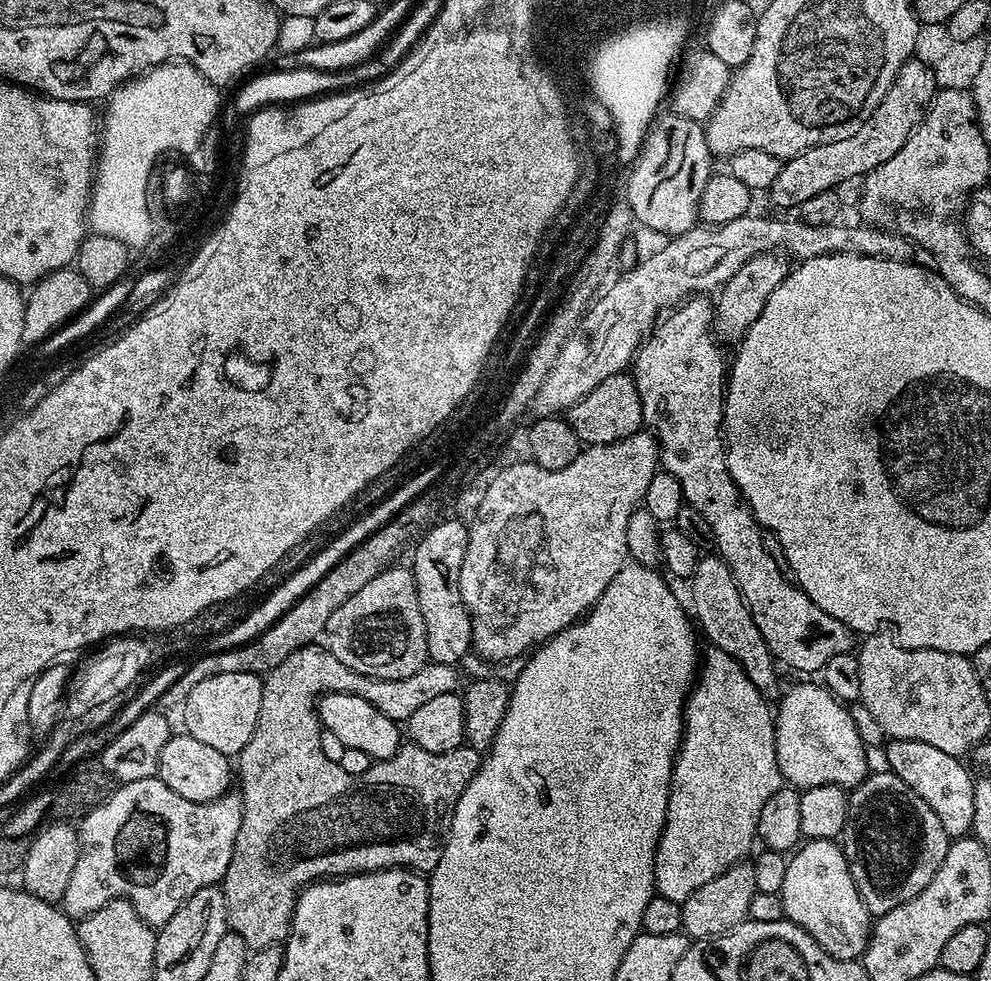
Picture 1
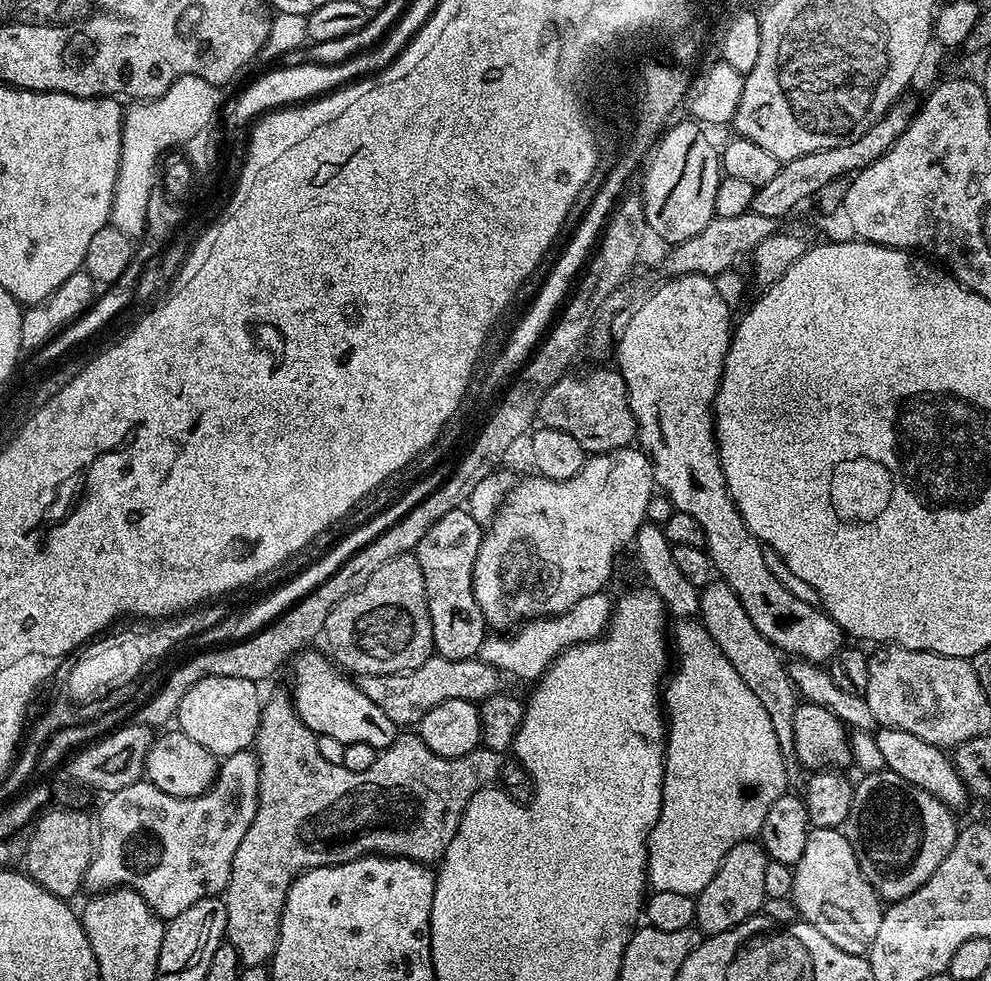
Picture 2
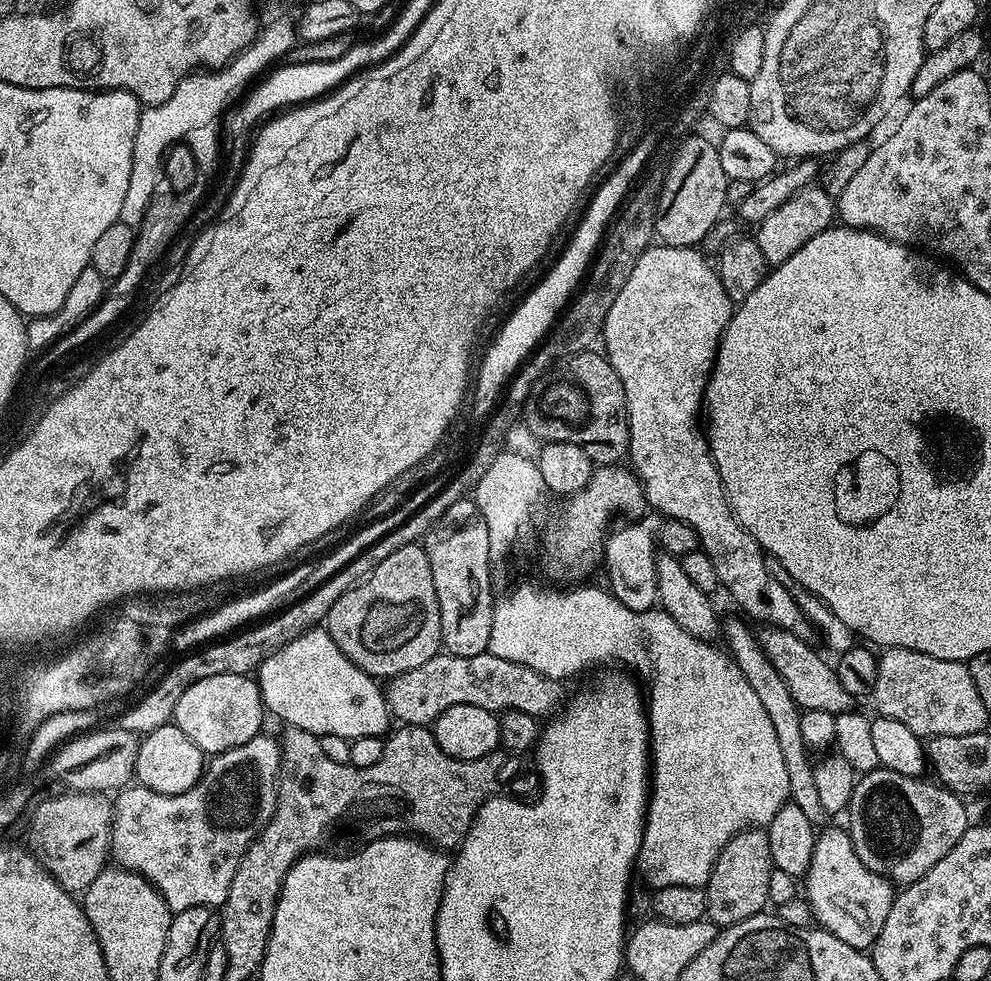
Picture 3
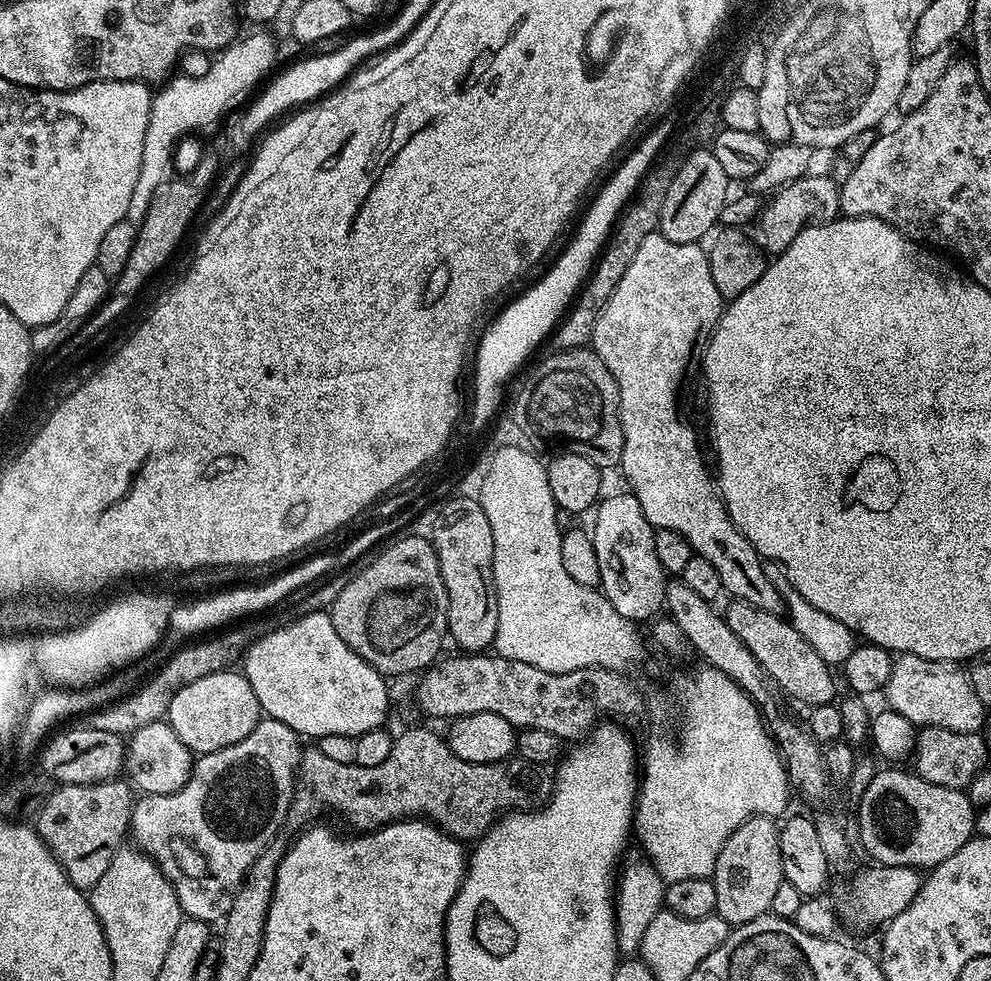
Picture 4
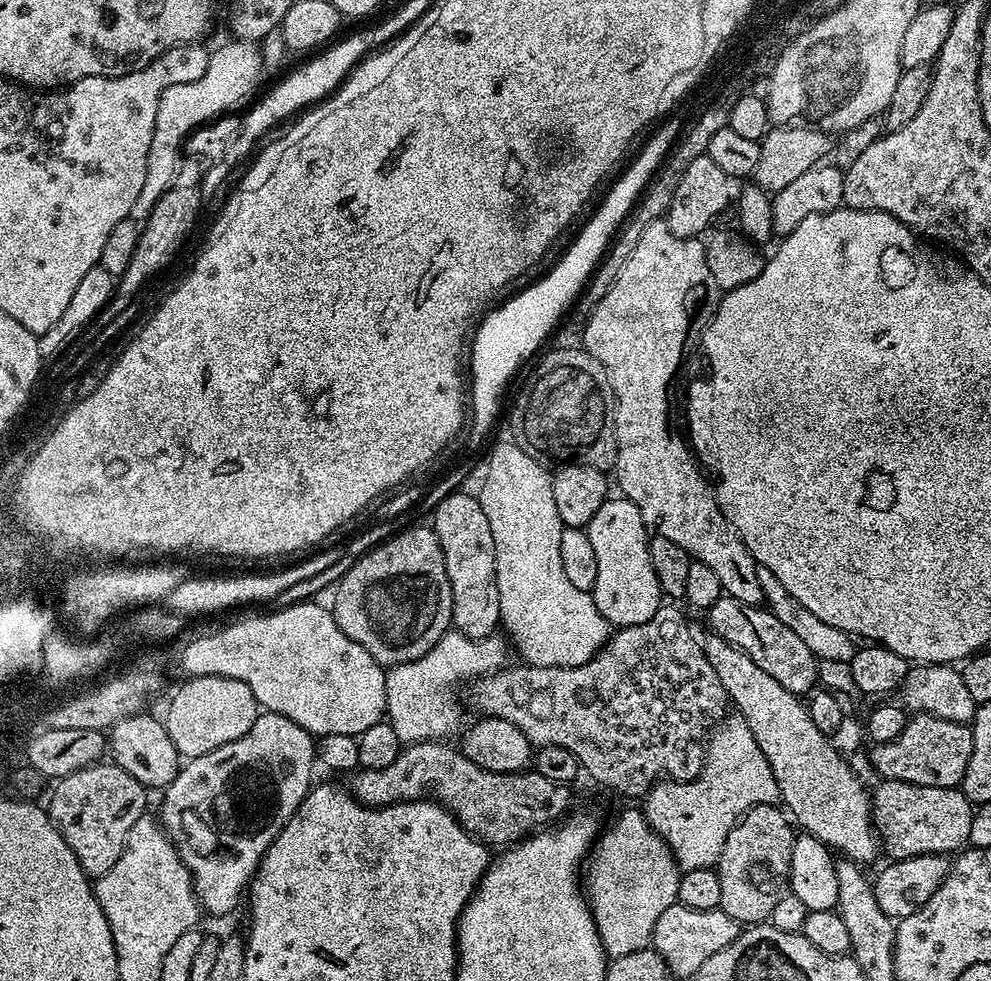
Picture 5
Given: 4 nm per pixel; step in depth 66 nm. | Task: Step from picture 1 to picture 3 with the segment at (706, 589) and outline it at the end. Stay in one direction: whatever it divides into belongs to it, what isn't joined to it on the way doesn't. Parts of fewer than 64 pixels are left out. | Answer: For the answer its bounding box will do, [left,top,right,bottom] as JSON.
[722,618,829,828]

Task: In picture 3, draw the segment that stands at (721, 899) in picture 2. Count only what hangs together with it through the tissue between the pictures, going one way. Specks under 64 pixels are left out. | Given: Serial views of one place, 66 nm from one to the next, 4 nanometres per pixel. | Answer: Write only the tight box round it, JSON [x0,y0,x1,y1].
[706,828,772,929]

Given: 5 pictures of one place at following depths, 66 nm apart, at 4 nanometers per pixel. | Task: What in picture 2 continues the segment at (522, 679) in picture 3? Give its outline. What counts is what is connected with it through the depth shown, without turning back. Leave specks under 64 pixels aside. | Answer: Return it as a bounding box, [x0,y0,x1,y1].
[354,654,502,710]

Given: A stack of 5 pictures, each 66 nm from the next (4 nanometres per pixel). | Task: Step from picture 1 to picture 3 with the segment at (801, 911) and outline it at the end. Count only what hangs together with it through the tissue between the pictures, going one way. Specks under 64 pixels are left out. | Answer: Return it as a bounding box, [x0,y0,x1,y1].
[806,827,897,950]

